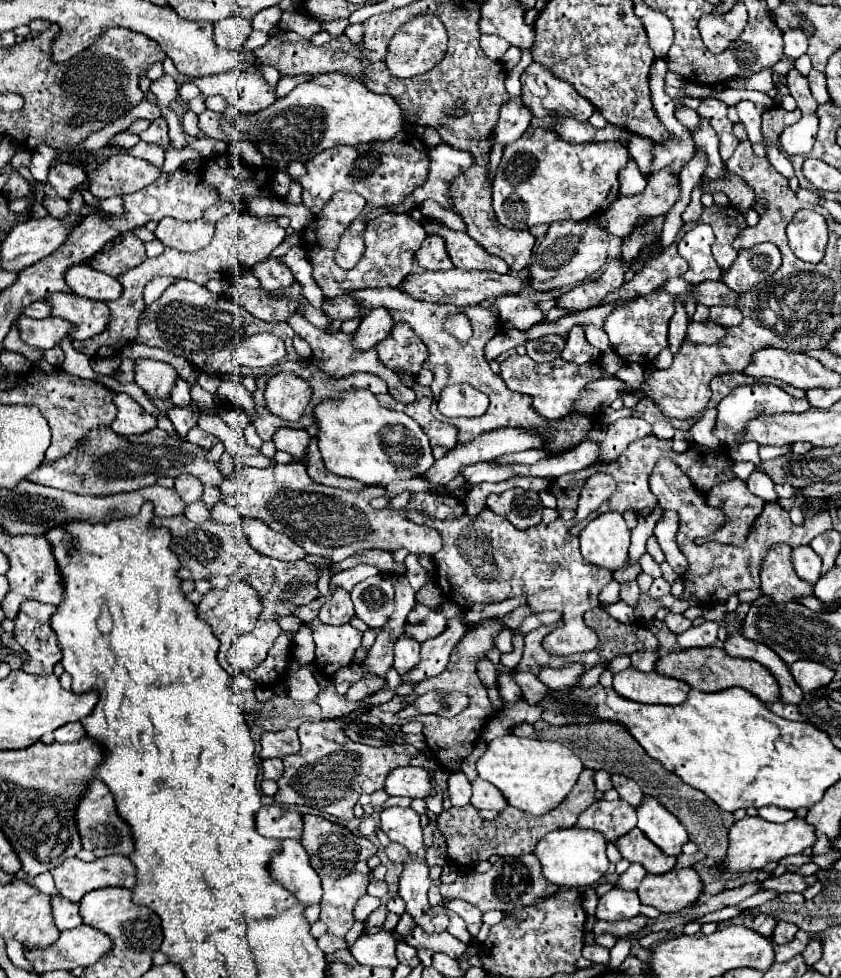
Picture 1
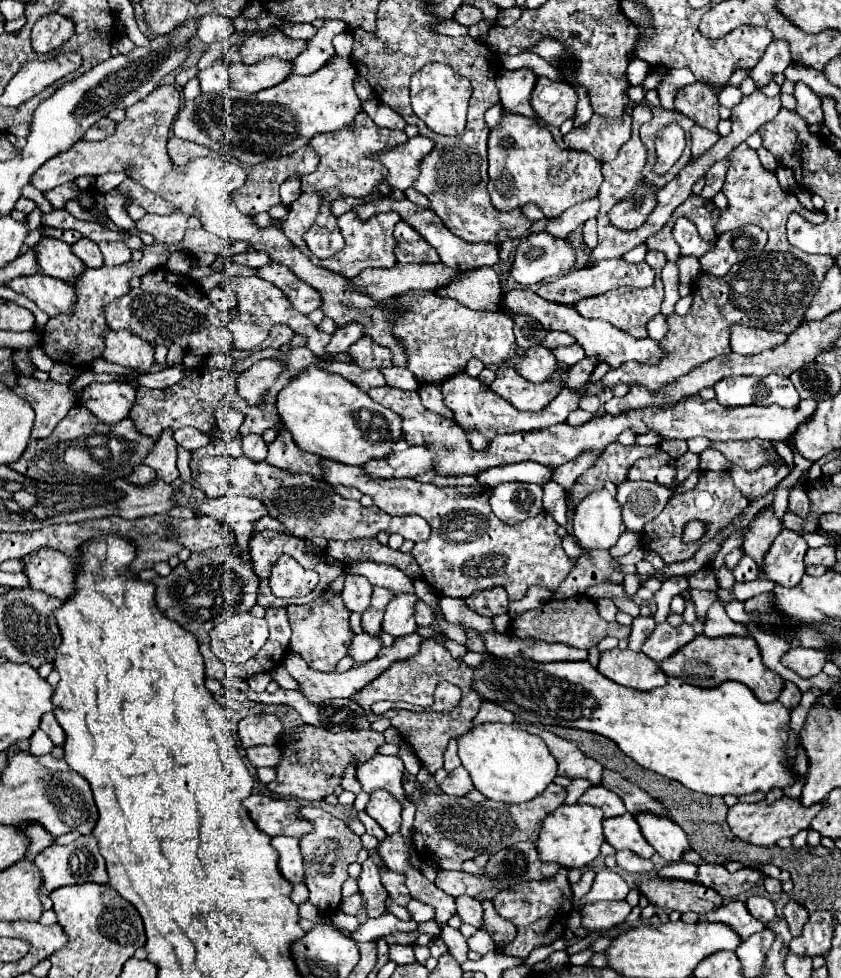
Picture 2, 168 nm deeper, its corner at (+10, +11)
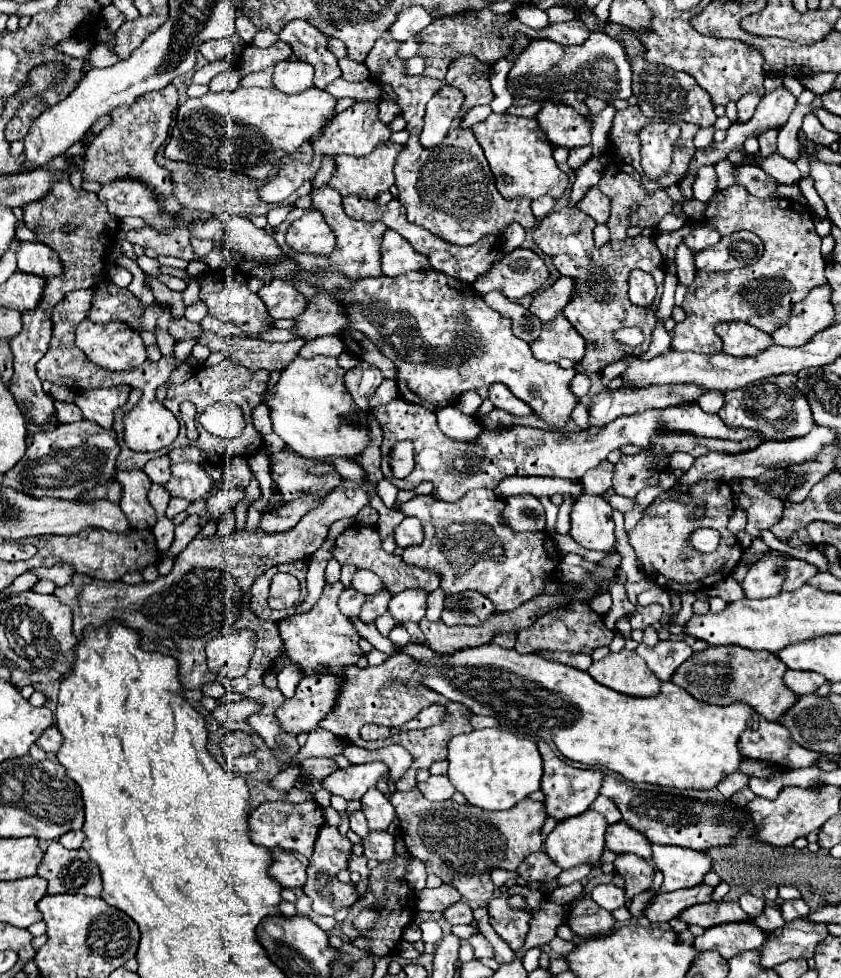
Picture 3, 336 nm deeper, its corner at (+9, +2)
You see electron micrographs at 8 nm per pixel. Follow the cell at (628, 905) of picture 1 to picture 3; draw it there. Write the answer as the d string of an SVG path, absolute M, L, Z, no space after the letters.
M596 885L590 893L590 897L606 911L614 911L622 905L626 905L626 899L624 899L624 891L616 885Z

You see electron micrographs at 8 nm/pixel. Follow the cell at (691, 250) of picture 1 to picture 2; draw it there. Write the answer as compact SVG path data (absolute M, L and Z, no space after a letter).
M679 218L673 228L673 238L681 246L681 256L703 256L705 252L713 250L713 244L705 244L697 234L697 226L689 218Z

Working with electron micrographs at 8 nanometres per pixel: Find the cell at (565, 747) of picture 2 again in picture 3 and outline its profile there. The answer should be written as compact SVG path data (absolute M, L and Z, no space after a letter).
M544 741L538 743L538 751L542 755L542 767L544 767L540 791L544 793L546 815L554 817L556 821L562 821L562 819L568 819L572 815L580 815L580 813L588 811L590 803L598 797L598 789L600 789L602 779L604 779L602 771L598 771L598 769L576 769L576 767L568 765L560 757L556 757Z

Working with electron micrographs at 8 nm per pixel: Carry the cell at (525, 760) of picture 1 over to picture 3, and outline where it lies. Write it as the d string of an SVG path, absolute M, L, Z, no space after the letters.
M480 729L468 735L456 735L448 743L448 779L460 791L470 805L476 805L486 811L504 811L514 807L518 801L526 799L530 793L540 789L542 777L542 757L536 743L526 737L516 737L502 729Z

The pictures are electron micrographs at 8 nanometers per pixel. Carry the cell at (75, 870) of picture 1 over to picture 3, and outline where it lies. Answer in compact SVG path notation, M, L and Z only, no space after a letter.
M52 841L44 853L38 875L48 881L48 893L80 893L100 897L102 879L98 865L84 849L70 851L58 841Z

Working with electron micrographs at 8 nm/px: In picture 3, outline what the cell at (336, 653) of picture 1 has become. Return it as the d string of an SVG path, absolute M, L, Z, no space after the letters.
M342 581L326 583L322 597L308 613L294 615L278 623L286 655L294 663L298 663L300 669L306 671L308 675L316 675L314 673L316 665L326 665L332 673L338 673L344 665L356 665L358 659L364 655L362 649L358 647L360 635L354 631L354 625L338 609L338 597L342 591L344 591Z

